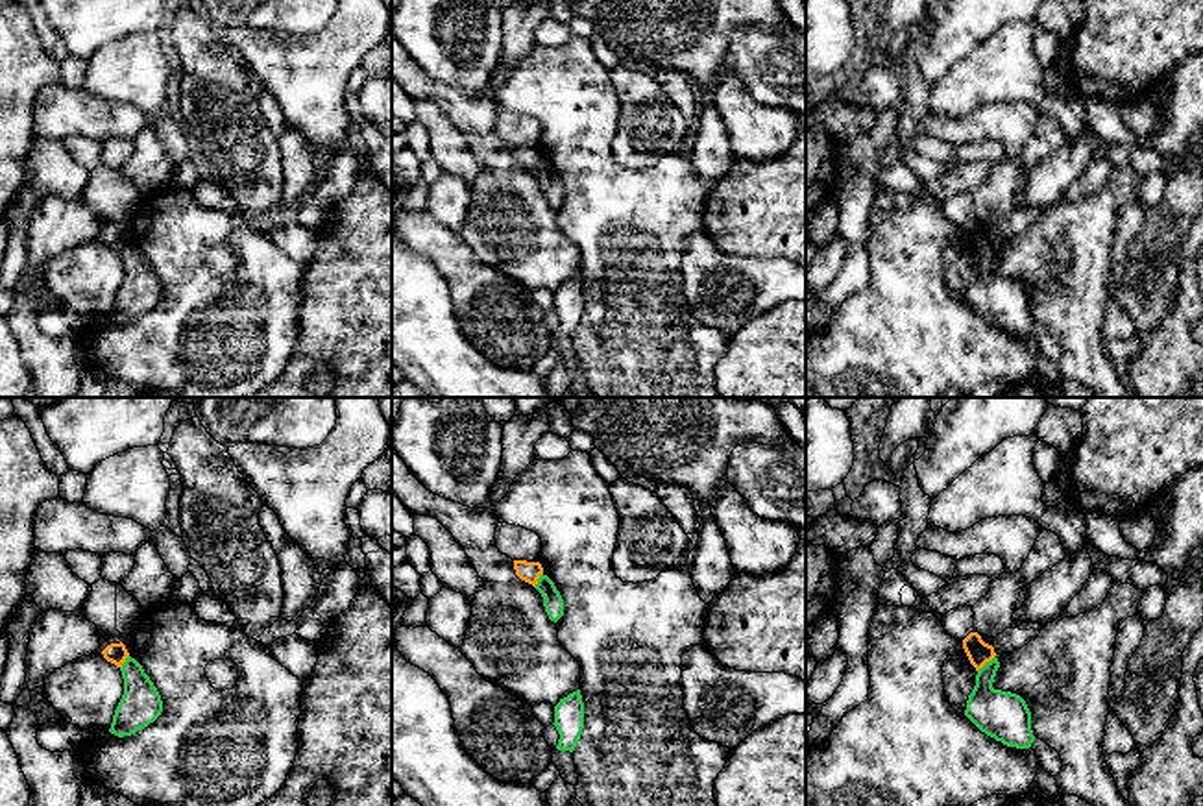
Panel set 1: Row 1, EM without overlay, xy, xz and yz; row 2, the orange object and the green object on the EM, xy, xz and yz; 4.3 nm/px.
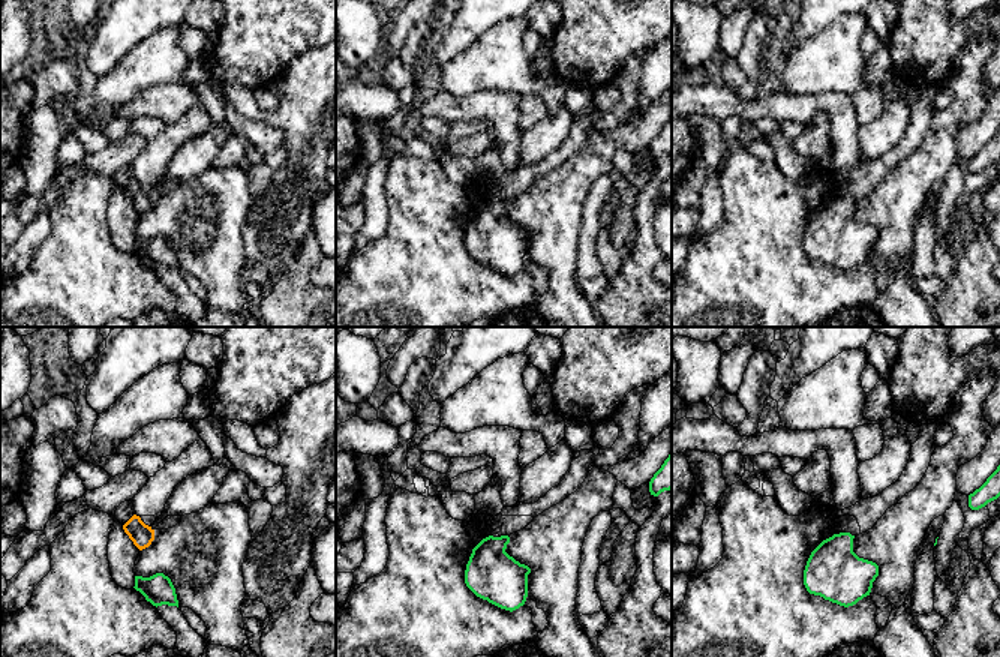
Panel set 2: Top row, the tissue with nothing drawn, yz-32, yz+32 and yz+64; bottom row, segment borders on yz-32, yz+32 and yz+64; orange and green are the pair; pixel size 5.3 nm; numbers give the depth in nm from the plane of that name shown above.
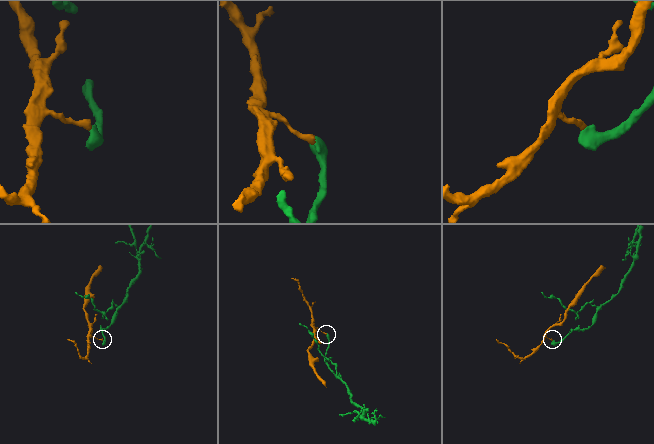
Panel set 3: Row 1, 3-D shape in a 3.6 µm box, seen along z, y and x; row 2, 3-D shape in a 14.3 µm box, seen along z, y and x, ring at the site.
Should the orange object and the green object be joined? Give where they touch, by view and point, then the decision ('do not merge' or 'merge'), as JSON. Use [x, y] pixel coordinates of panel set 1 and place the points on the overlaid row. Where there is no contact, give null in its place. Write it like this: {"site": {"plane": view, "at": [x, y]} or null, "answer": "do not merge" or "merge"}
{"site": {"plane": "yz", "at": [985, 662]}, "answer": "do not merge"}

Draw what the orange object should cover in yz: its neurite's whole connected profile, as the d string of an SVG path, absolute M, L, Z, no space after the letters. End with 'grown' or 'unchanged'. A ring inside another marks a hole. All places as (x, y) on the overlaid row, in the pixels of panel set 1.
M970 632L963 640L963 649L976 671L996 656L994 647L985 643L978 632Z | unchanged

